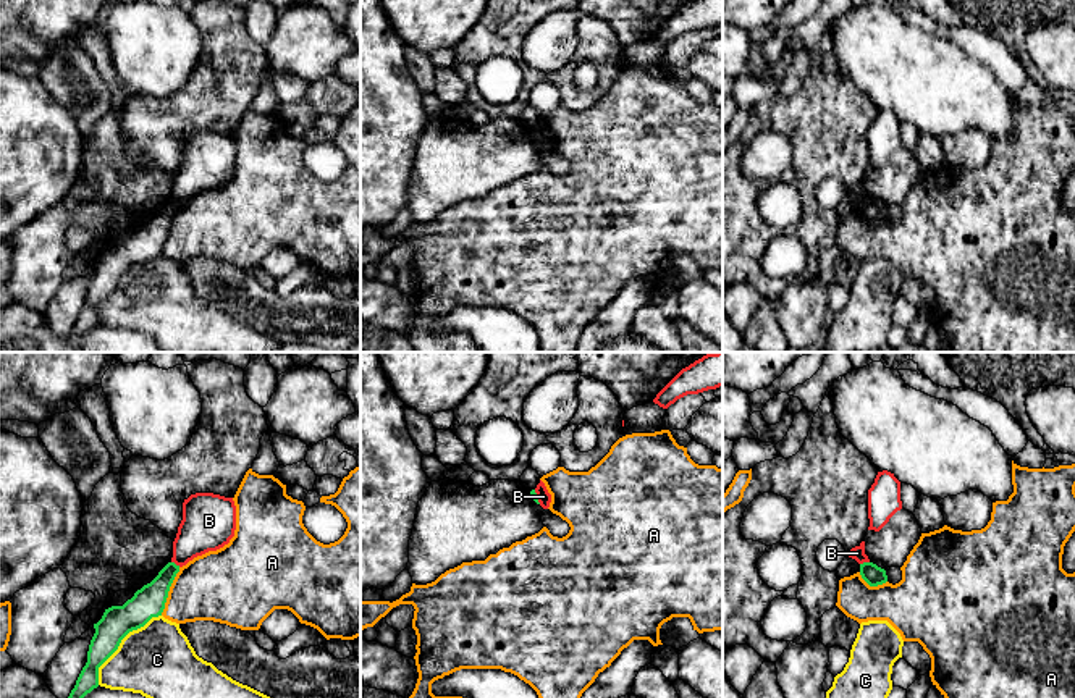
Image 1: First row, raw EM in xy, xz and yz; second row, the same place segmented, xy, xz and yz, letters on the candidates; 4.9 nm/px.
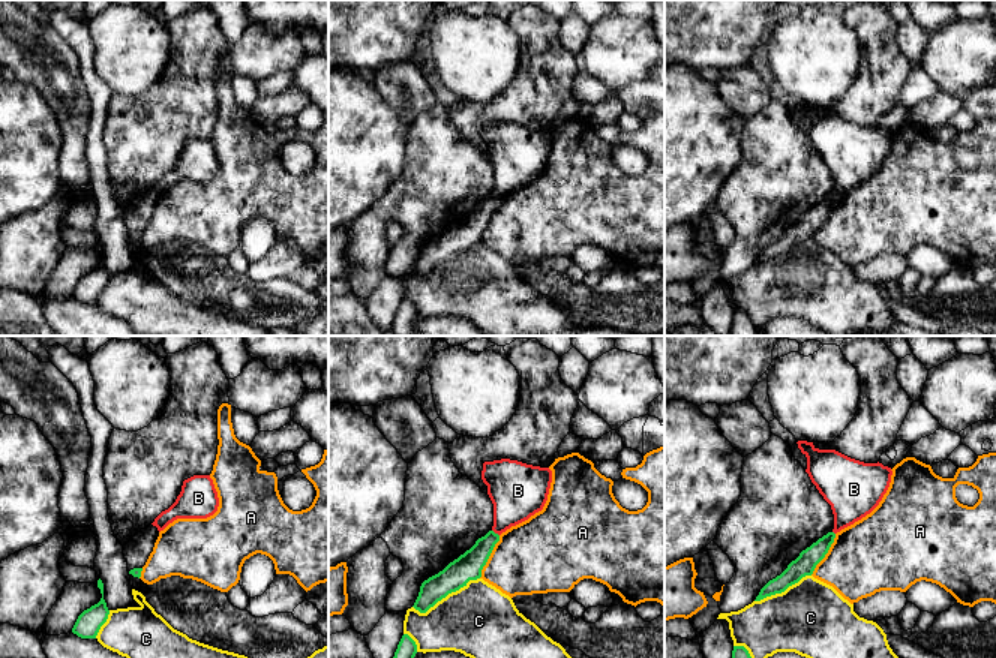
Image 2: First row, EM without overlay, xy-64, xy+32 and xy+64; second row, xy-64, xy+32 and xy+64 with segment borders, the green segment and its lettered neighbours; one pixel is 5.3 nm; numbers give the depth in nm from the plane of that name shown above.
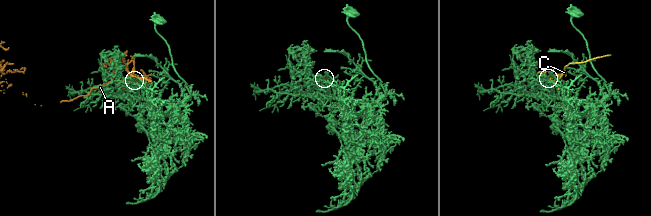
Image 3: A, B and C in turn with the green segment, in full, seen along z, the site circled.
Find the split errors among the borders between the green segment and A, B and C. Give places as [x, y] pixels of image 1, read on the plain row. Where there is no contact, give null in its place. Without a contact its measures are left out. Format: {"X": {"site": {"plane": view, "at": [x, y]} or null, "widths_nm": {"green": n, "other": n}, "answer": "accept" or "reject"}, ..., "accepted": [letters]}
{"A": {"site": {"plane": "xy", "at": [168, 228]}, "widths_nm": {"green": 160, "other": 360}, "answer": "reject"}, "B": {"site": {"plane": "yz", "at": [864, 201]}, "widths_nm": {"green": 100, "other": 70}, "answer": "reject"}, "C": {"site": {"plane": "xy", "at": [120, 280]}, "widths_nm": {"green": 160, "other": 360}, "answer": "reject"}, "accepted": []}

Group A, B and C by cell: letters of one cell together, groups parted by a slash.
A / B / C

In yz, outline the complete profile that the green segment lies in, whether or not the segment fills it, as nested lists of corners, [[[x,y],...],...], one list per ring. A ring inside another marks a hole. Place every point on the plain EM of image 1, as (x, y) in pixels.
[[[873,200],[860,202],[860,213],[870,225],[878,225],[887,220],[886,208]]]

